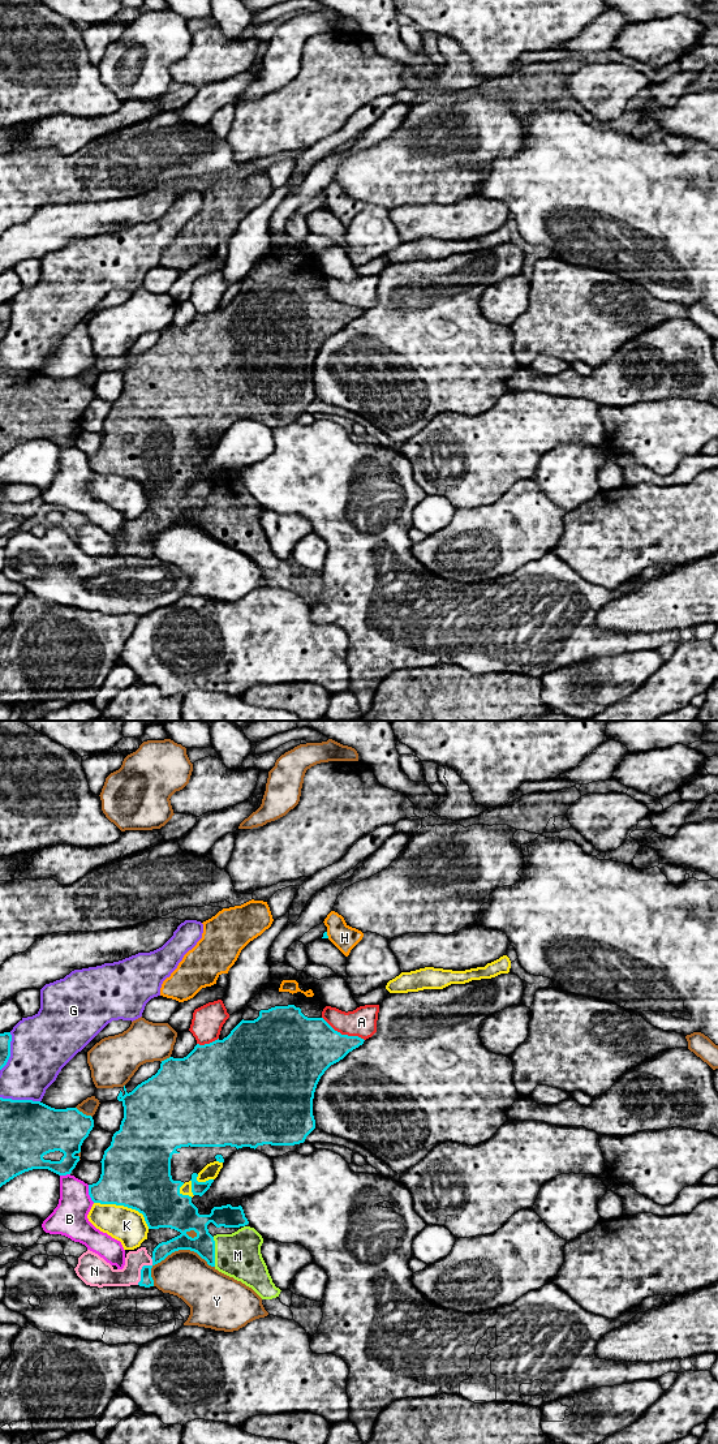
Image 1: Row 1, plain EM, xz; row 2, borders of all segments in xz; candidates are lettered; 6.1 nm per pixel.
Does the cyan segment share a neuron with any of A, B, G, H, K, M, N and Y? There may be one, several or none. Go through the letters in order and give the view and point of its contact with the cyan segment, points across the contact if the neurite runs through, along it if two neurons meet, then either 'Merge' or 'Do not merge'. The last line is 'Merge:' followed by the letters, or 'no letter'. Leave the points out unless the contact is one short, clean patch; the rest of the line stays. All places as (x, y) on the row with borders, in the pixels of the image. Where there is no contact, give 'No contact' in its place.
A: Touches cyan at xz (343, 1035). Do not merge
B: Touches cyan at xz (89, 1194). Do not merge
G: Touches cyan at xz (20, 1100). Do not merge
H: Touches cyan at xz (326, 935). Merge
K: Touches cyan at xz (125, 1206). Do not merge
M: Touches cyan at xz (214, 1251). Merge
N: Touches cyan at xz (142, 1268). Path across: xz (164, 1249), (150, 1264), (142, 1268), (130, 1275), (103, 1275). Merge
Y: Touches cyan at xz (179, 1249). Do not merge
Merge: H, M, N

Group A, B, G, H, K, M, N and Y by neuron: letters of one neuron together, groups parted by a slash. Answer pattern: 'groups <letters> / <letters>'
groups A / B / G / H M N / K / Y

